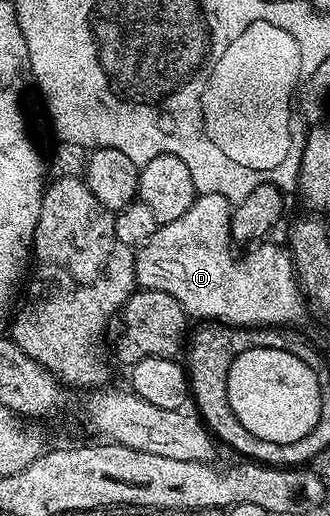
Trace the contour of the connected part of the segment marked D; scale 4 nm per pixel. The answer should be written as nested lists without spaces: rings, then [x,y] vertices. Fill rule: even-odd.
[[[202,193],[197,196],[196,202],[190,207],[190,211],[178,215],[178,219],[174,219],[170,223],[157,227],[154,235],[150,235],[150,239],[146,239],[146,243],[135,250],[136,283],[141,289],[166,291],[166,295],[174,295],[174,299],[178,299],[178,303],[182,303],[184,312],[192,319],[204,317],[200,319],[208,323],[227,323],[241,327],[288,327],[293,324],[291,321],[300,321],[303,319],[306,298],[300,288],[299,281],[296,280],[296,268],[292,262],[291,252],[283,244],[280,244],[281,246],[264,244],[268,243],[257,244],[255,247],[249,248],[252,250],[245,257],[236,258],[236,253],[232,250],[234,248],[234,242],[232,240],[232,205],[222,195]]]

